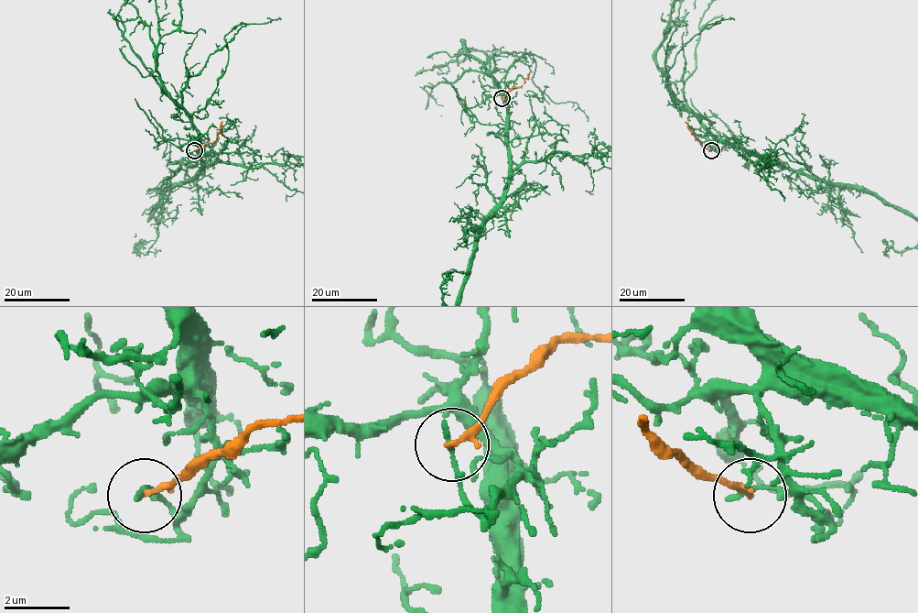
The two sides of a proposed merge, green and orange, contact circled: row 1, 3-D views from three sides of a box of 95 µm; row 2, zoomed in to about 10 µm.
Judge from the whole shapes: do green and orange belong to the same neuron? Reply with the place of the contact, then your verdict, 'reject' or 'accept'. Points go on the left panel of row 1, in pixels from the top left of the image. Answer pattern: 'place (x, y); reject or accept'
place (194, 150); reject

